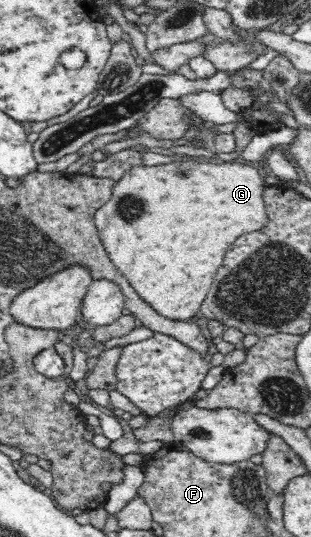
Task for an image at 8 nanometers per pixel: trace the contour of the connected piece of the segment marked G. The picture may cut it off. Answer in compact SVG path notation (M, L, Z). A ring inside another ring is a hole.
M179 160L154 166L142 164L115 181L112 198L95 212L95 225L109 259L136 294L167 319L188 321L206 298L228 246L238 236L260 230L269 221L262 200L265 188L258 169L234 161L210 164Z

